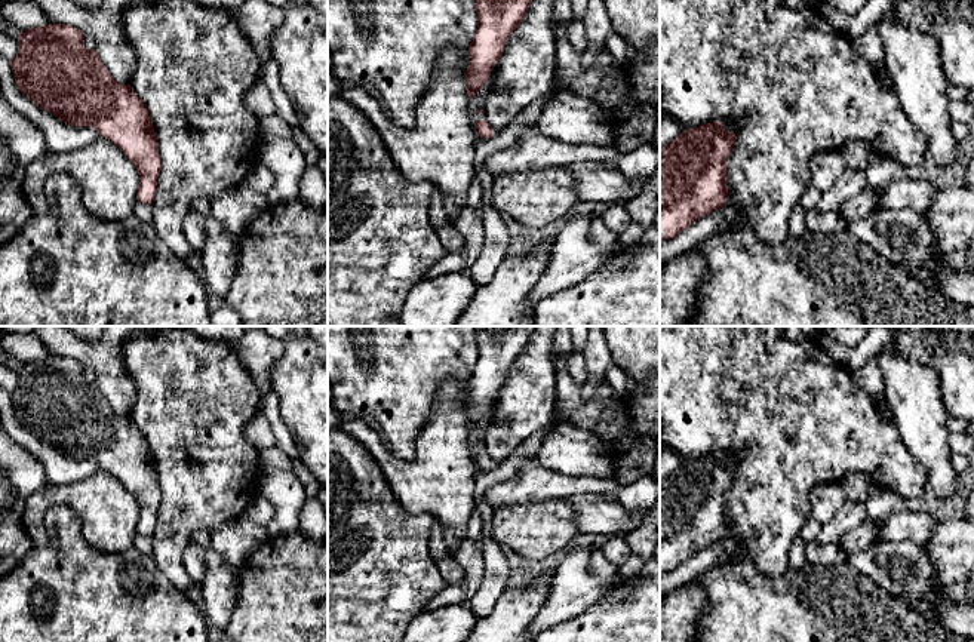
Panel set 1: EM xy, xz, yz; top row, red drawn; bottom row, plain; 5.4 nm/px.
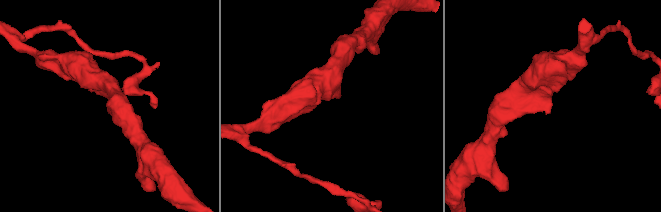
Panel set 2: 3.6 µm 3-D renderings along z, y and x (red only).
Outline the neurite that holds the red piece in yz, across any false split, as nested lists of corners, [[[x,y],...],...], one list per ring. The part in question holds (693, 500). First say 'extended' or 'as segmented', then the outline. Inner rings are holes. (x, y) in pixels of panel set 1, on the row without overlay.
as segmented | [[[718,452],[660,479],[660,577],[723,540],[729,526],[726,492],[735,470]]]

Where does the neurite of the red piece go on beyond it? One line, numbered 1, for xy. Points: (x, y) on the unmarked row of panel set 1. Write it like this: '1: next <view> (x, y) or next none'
1: next none

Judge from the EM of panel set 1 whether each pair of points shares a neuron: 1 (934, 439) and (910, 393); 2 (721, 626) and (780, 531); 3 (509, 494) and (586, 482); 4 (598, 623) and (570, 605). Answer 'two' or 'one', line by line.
1: one
2: two
3: one
4: two

